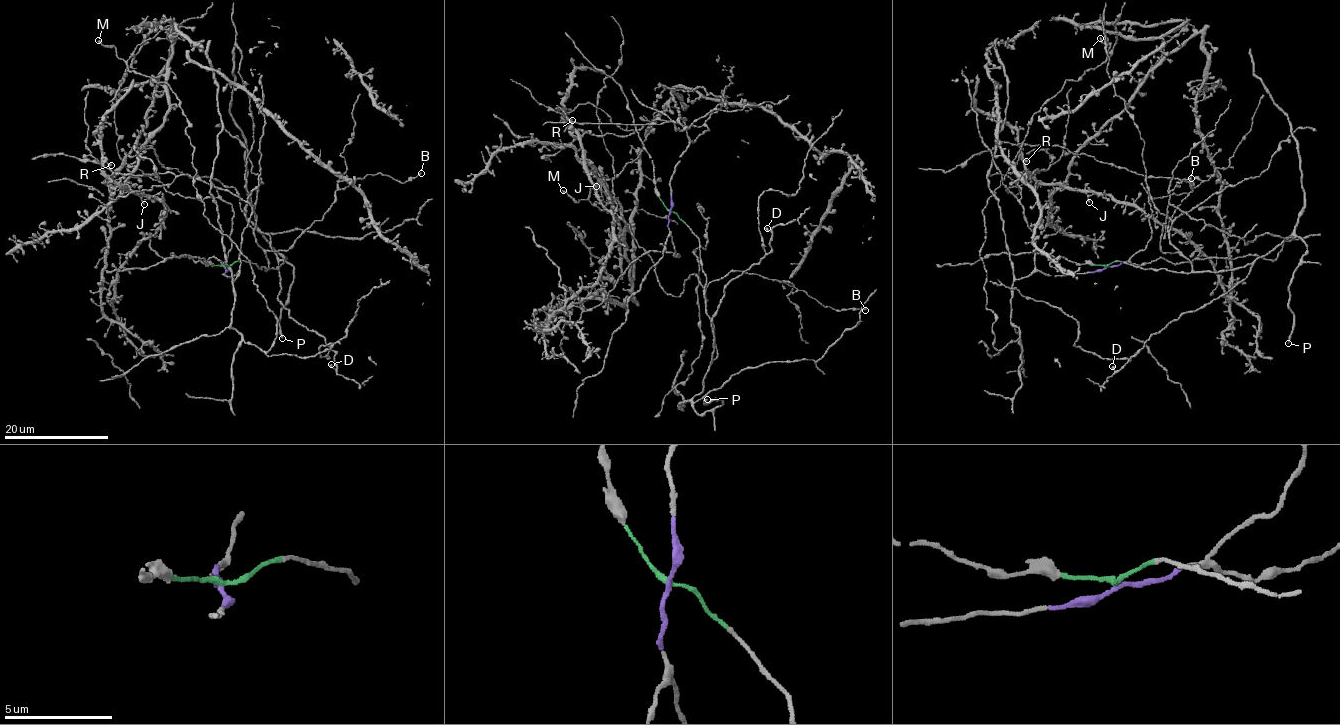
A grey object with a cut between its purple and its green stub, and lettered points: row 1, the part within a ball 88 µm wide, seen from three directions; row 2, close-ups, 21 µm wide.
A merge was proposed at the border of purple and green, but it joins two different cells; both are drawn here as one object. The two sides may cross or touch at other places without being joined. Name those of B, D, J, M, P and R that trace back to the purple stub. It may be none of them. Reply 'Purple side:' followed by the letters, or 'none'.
Purple side: J, M, R

